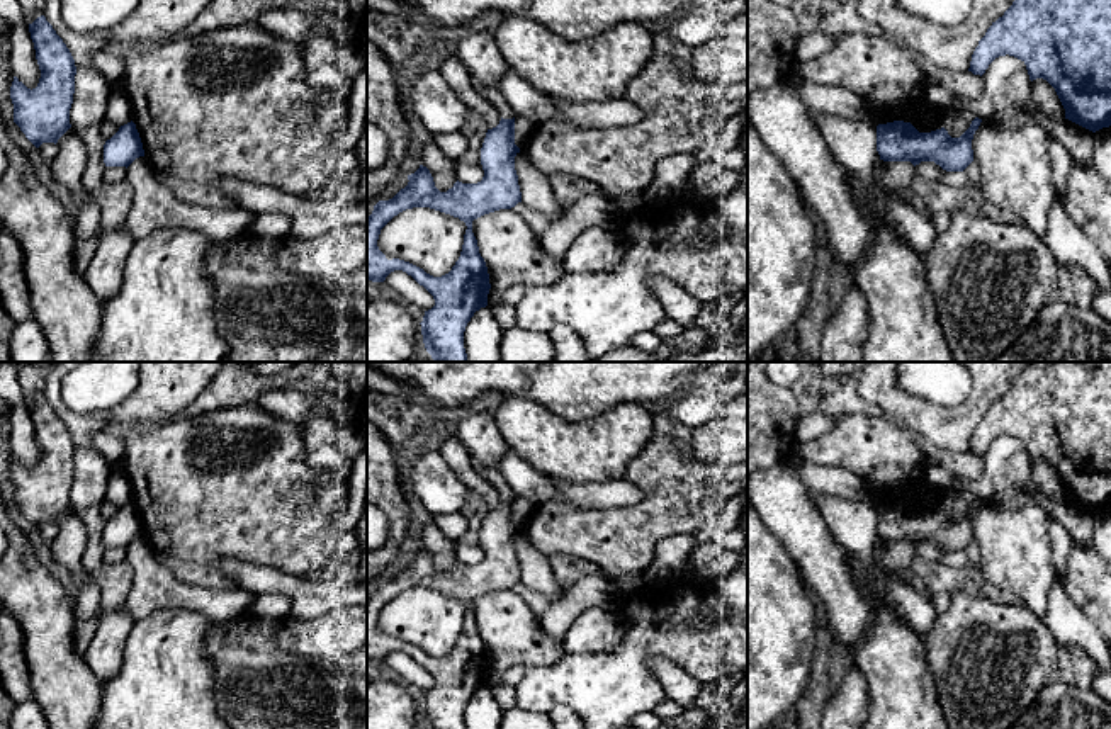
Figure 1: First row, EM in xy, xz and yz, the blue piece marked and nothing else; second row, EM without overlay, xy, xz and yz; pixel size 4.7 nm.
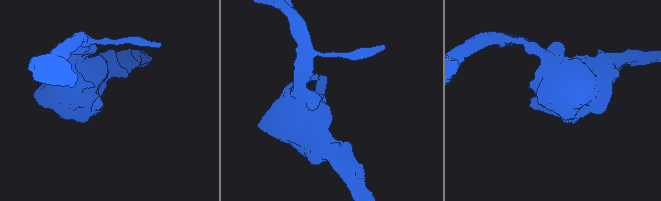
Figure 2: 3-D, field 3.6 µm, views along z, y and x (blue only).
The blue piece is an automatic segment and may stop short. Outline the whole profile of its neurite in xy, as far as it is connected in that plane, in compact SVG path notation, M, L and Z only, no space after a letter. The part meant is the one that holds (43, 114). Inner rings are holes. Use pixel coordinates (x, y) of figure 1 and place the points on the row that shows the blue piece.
M44 15L29 24L31 39L41 78L36 88L27 88L17 76L10 87L14 122L25 138L39 148L58 143L71 127L70 109L75 93L75 59Z

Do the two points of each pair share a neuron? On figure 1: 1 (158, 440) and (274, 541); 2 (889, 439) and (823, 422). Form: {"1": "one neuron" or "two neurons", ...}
{"1": "one neuron", "2": "two neurons"}

